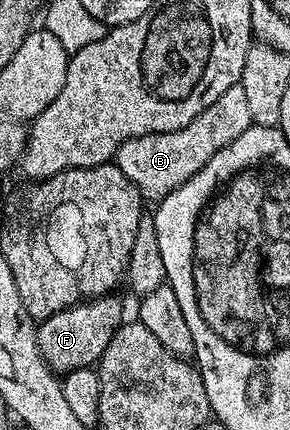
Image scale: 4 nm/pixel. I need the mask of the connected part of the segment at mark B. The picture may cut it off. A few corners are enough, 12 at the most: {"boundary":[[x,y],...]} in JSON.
{"boundary":[[244,86],[171,132],[134,136],[118,169],[164,199],[254,124]]}

